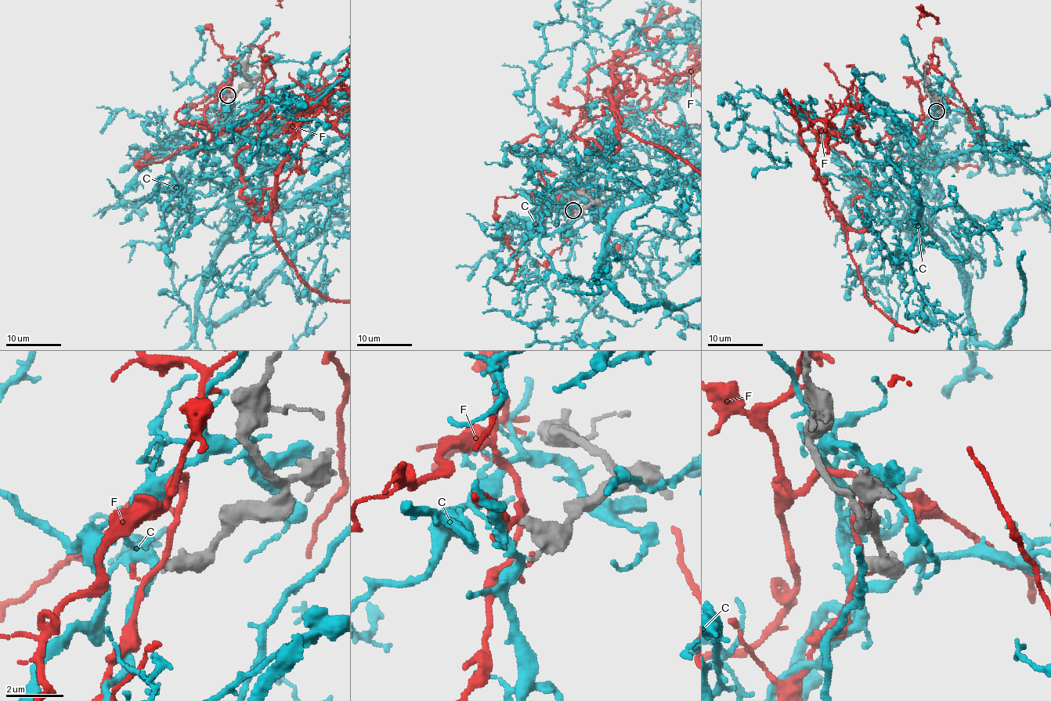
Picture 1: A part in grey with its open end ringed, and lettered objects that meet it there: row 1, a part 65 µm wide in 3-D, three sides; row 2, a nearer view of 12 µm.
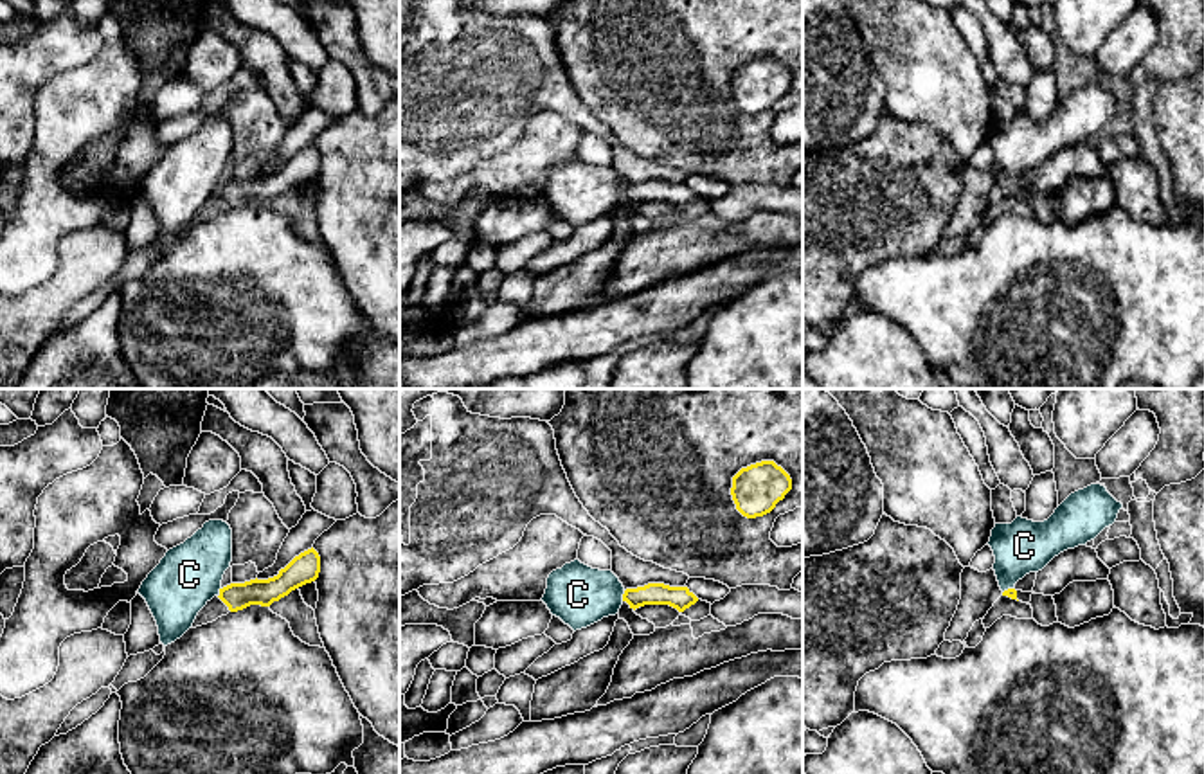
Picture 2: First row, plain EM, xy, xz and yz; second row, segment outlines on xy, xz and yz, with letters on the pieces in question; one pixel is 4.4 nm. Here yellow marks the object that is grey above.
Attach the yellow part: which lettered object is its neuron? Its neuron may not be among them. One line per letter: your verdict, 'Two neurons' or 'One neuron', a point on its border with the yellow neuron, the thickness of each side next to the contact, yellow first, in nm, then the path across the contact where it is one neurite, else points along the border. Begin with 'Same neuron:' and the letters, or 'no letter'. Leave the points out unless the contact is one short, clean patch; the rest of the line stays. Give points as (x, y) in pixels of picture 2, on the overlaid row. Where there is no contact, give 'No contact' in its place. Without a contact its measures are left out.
Same neuron: no letter
C: Two neurons. Touches yellow at xz (623, 596). Thickness 100 nm (yellow) against 280 nm. Boundary: xz (625, 591), (621, 600)
F: Two neurons. No contact

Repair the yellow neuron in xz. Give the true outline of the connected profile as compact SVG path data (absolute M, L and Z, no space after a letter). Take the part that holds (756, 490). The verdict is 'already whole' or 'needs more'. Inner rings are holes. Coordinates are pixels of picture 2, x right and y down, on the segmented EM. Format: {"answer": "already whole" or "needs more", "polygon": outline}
{"answer": "already whole", "polygon": "M761 461L732 477L731 495L743 517L756 518L770 513L790 490L790 475L774 461Z"}

